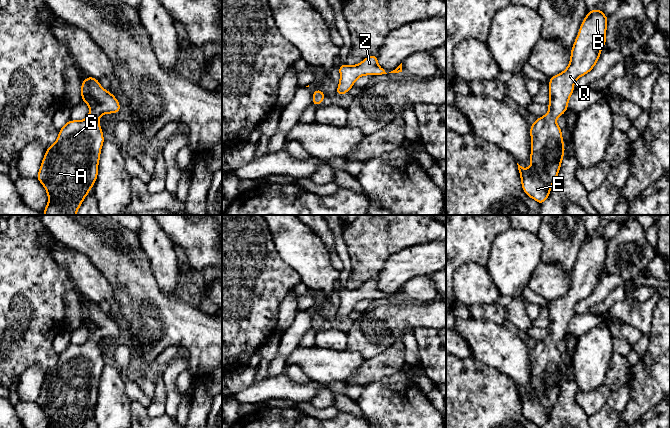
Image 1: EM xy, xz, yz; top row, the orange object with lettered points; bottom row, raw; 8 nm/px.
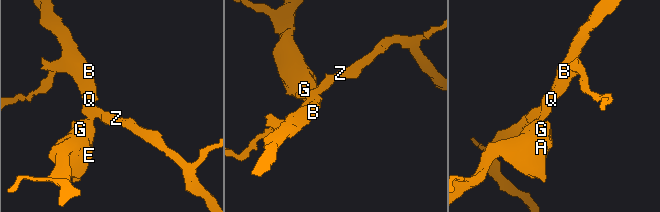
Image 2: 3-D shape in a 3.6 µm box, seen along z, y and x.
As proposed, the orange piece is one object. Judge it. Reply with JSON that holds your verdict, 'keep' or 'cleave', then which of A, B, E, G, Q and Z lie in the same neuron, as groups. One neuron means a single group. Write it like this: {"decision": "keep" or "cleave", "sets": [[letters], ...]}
{"decision": "keep", "sets": [["A", "B", "E", "G", "Q", "Z"]]}

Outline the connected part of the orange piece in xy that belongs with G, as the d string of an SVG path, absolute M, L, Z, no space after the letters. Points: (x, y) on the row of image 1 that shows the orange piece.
M89 75L81 81L81 98L89 106L89 115L80 121L69 120L58 130L58 138L47 148L36 176L49 198L42 212L44 215L76 215L98 177L100 153L105 141L99 117L108 113L117 114L122 108L116 97L105 90L98 79Z

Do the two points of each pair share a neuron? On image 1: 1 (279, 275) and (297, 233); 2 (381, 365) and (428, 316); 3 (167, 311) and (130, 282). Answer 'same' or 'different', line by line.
1: different
2: different
3: same

